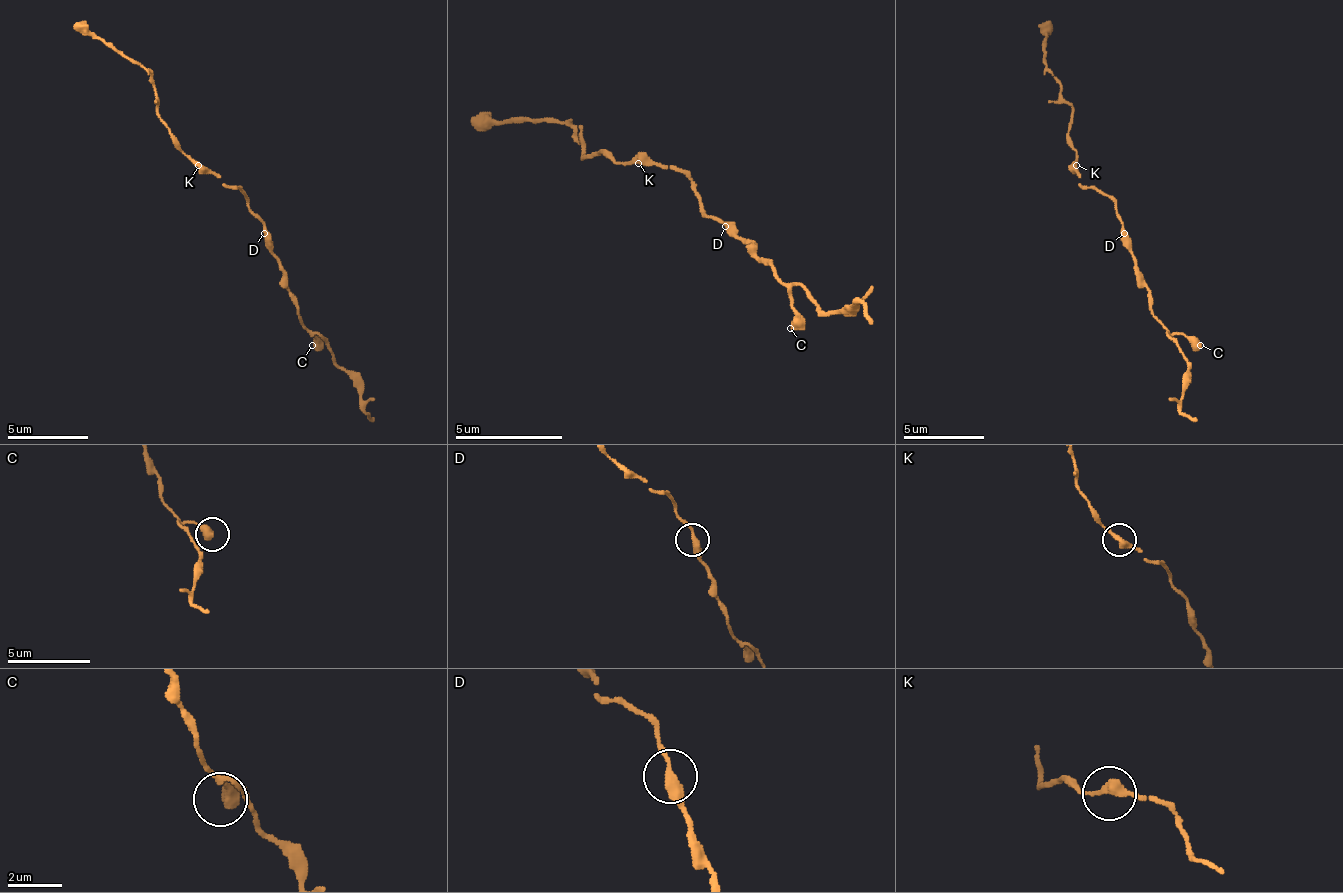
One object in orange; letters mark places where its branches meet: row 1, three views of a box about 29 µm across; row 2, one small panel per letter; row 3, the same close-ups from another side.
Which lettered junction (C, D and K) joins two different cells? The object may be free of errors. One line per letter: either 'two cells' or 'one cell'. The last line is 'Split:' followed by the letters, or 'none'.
C: one cell
D: one cell
K: one cell
Split: none

